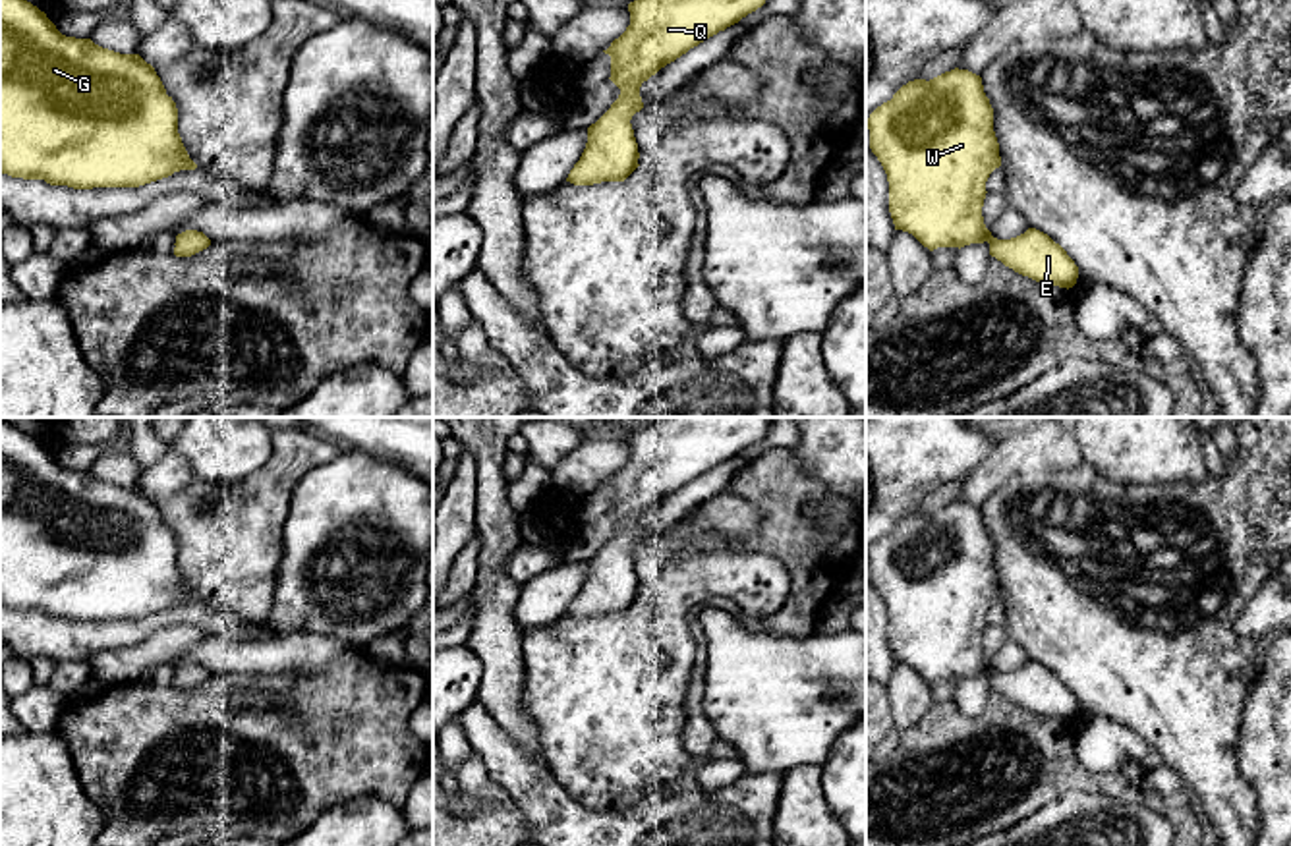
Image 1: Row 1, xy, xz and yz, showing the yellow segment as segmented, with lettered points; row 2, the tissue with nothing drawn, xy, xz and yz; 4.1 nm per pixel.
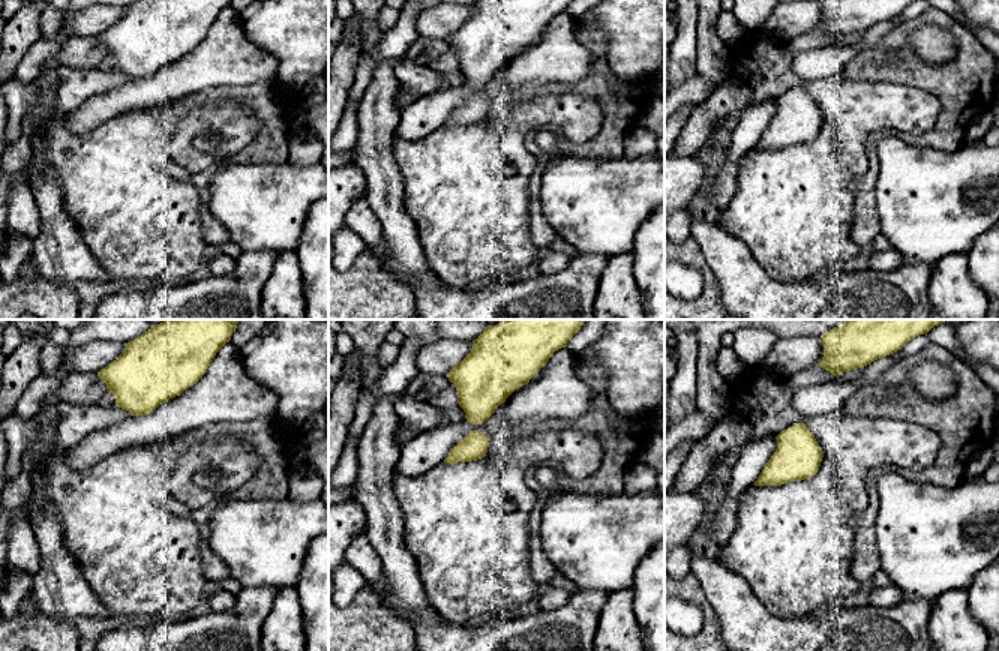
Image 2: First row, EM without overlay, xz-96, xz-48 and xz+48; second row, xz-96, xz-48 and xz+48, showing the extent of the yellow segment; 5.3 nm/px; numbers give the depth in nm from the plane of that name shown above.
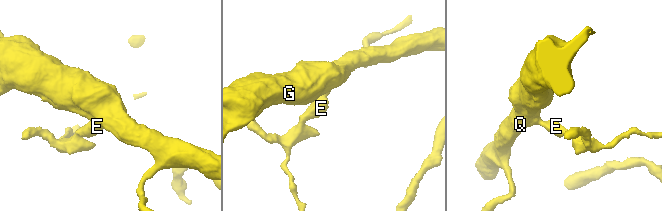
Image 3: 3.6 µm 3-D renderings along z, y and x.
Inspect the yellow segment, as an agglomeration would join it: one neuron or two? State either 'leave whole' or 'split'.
leave whole

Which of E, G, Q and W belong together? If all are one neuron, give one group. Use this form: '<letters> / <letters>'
E G Q W

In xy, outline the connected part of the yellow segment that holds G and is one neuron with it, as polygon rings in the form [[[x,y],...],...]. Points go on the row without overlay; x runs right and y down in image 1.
[[[0,417],[0,606],[93,622],[139,620],[195,601],[178,566],[176,535],[151,496],[62,467],[44,444]]]

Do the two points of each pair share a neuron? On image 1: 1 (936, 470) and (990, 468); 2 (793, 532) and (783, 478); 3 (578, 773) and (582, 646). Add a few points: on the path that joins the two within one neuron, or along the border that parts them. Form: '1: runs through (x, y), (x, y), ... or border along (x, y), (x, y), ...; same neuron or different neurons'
1: border along (1002, 441), (965, 481); different neurons
2: runs through (783, 518), (783, 491); same neuron
3: runs through (582, 742), (582, 676); same neuron

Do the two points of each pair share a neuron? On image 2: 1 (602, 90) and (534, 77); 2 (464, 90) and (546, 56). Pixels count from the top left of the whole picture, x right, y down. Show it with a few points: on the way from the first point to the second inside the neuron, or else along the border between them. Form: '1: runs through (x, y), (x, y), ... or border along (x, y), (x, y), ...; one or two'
1: border along (590, 51), (594, 57), (594, 69), (575, 86); two
2: runs through (485, 90), (507, 78), (525, 74); one

